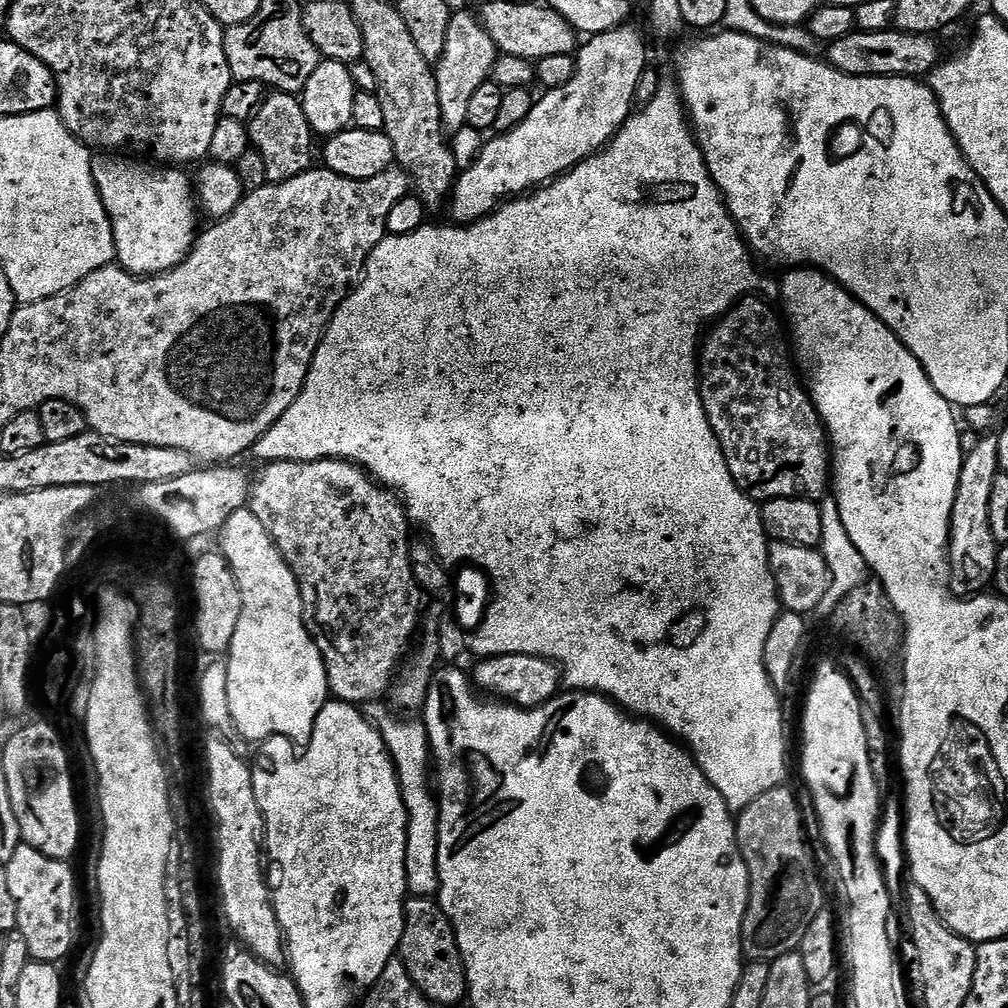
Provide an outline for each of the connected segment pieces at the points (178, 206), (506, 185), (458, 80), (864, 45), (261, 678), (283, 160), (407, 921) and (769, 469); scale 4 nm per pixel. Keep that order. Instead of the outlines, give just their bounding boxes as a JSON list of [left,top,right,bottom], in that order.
[[92,154,198,276],[450,26,650,226],[434,11,497,133],[826,30,941,77],[218,510,330,742],[247,91,314,184],[398,896,468,1005],[698,298,830,502]]

